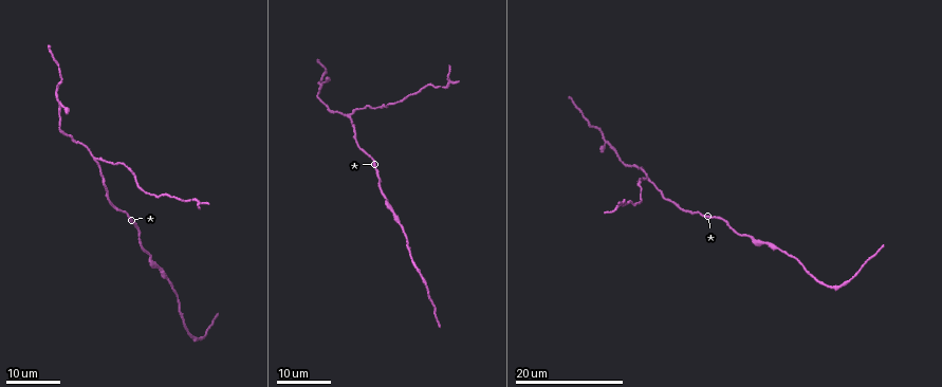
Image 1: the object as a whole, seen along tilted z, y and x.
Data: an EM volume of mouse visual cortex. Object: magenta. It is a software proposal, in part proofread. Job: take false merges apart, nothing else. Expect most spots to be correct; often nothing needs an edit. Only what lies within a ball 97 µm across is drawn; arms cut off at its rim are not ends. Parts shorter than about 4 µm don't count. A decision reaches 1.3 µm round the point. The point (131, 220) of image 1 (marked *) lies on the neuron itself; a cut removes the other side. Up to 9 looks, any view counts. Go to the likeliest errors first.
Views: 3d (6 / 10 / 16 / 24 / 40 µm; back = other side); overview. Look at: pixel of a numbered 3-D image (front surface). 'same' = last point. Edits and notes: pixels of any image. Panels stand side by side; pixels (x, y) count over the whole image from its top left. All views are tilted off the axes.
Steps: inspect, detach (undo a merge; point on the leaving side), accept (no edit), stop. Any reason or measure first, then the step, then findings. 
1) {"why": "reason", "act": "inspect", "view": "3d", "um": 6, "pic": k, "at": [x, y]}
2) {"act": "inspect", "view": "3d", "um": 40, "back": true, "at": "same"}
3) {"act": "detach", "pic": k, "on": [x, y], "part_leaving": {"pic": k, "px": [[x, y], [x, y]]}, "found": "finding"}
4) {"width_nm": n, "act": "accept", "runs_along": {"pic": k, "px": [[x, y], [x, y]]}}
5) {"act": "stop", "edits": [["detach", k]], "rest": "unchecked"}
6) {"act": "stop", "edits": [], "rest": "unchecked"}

{"why": "arms part here", "act": "inspect", "view": "3d", "um": 24, "pic": 1, "at": [349, 114]}

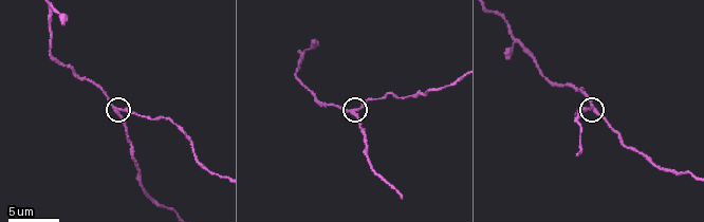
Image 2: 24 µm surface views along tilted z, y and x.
{"act": "inspect", "view": "3d", "um": 10, "pic": 2, "at": [117, 109]}

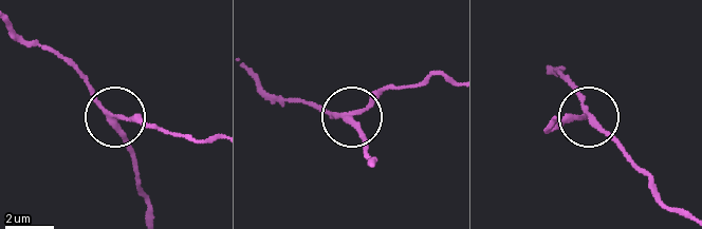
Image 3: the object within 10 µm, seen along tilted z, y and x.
{"arms": 3, "act": "accept", "runs_along": {"pic": 3, "px": [[147, 214], [139, 166], [119, 122], [61, 58]]}, "found": "continuous, no second neuron"}

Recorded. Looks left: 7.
{"why": "thick turns thin", "act": "inspect", "view": "3d", "um": 16, "pic": 1, "at": [400, 221]}

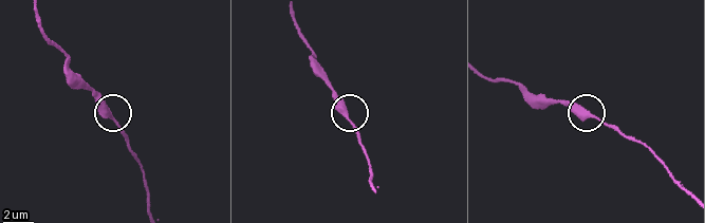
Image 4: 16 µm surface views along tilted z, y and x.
{"act": "inspect", "view": "3d", "um": 10, "pic": 4, "at": [343, 115]}

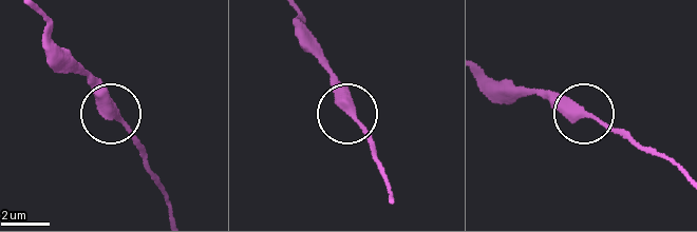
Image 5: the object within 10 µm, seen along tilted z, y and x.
{"act": "accept", "runs_along": {"pic": 5, "px": [[39, 14], [52, 40], [87, 75], [143, 155]]}, "found": "one neuron here"}

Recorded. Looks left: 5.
{"why": "calibre changes", "act": "inspect", "view": "3d", "um": 24, "pic": 1, "at": [753, 238]}

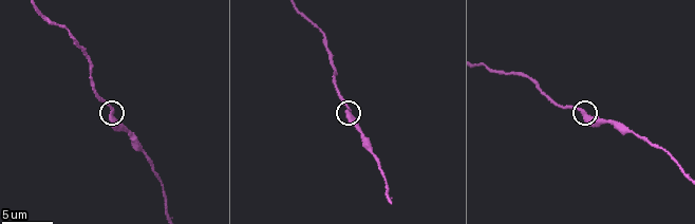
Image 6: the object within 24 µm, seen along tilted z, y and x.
{"why": "closer look", "act": "inspect", "view": "3d", "um": 10, "pic": 6, "at": [111, 112]}

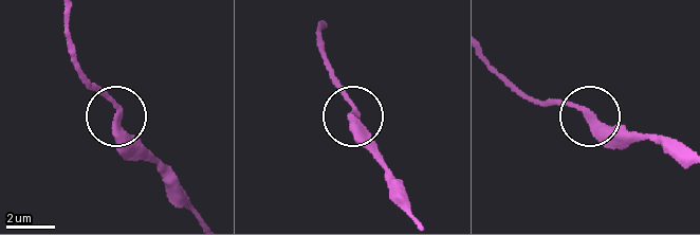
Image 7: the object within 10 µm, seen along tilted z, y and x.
{"act": "accept", "found": "all the same neuron"}

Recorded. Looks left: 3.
{"why": "thin neck", "act": "inspect", "view": "3d", "um": 16, "pic": 2, "at": [309, 89]}

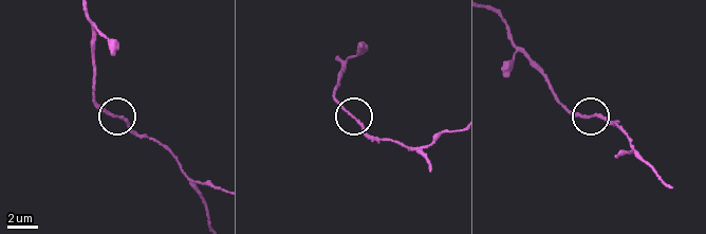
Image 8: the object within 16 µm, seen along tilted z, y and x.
{"act": "accept", "runs_along": {"pic": 8, "px": [[431, 169], [429, 163], [406, 147], [367, 132], [332, 94]]}, "found": "all the same neuron"}

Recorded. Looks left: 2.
{"act": "stop", "edits": [], "rest": "unchecked"}

